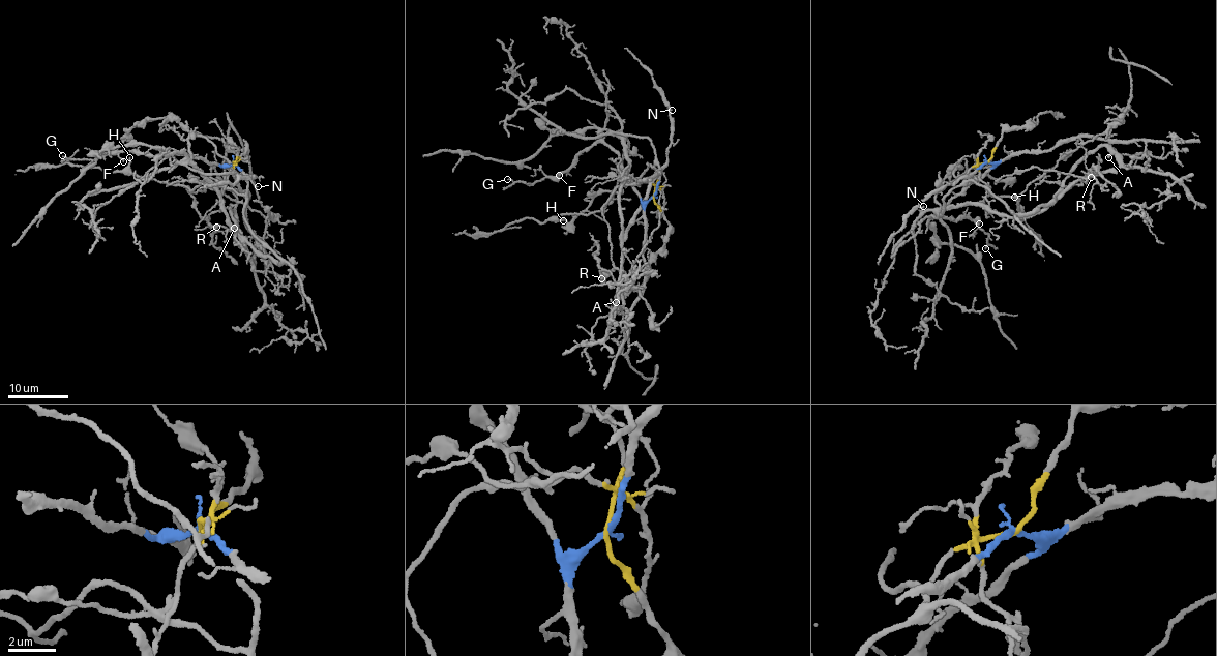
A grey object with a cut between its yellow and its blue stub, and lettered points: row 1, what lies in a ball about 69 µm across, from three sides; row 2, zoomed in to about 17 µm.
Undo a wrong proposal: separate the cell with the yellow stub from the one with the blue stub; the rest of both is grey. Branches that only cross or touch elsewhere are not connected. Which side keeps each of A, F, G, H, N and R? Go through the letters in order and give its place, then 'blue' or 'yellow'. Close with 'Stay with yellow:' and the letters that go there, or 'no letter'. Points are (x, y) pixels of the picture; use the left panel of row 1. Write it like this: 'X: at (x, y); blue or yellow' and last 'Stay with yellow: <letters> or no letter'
A: at (234, 228); yellow
F: at (123, 161); blue
G: at (62, 155); blue
H: at (129, 157); yellow
N: at (258, 186); blue
R: at (216, 227); yellow
Stay with yellow: A, H, R

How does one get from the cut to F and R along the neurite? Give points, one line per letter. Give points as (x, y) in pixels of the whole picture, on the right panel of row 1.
F: (987, 162), (992, 167), (969, 181), (959, 195), (952, 196), (943, 213), (951, 221), (966, 217), (979, 224)
R: (987, 162), (977, 167), (989, 210), (1012, 218), (1043, 211), (1061, 191), (1096, 171), (1082, 180), (1091, 177)

